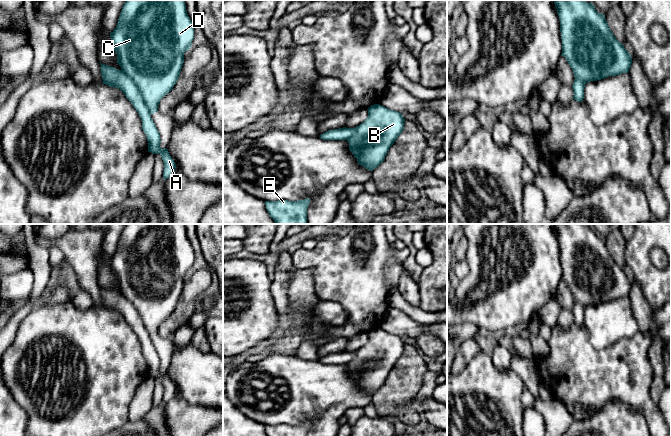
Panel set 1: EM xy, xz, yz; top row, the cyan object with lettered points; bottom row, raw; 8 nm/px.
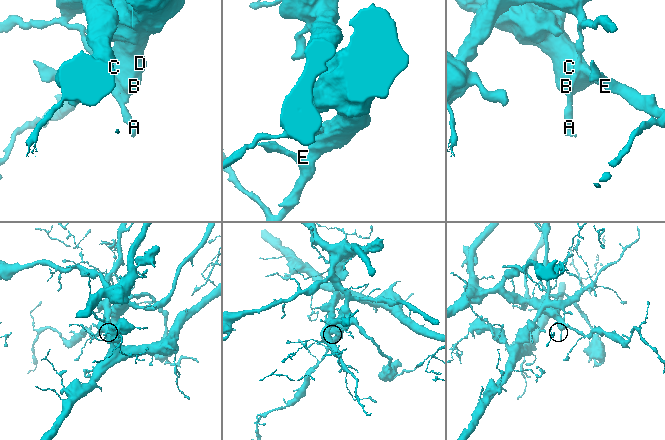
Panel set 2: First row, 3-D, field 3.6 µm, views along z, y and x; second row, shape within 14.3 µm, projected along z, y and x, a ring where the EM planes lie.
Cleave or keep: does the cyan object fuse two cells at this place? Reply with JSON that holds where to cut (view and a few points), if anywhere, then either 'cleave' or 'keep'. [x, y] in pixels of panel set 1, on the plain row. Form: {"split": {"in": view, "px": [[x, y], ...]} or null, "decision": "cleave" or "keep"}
{"split": {"in": "xy", "px": [[120, 294], [137, 311], [150, 338]]}, "decision": "cleave"}

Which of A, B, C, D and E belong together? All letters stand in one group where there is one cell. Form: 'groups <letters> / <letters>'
groups A / B C D E

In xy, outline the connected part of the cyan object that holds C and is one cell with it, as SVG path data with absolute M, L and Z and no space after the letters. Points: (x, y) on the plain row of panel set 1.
M126 224L116 252L110 257L117 287L138 311L150 338L158 335L160 324L176 308L184 277L192 270L194 251L184 224Z

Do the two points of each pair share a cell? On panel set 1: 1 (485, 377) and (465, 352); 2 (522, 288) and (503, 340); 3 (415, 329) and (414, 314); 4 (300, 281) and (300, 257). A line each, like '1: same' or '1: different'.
1: different
2: different
3: different
4: different

